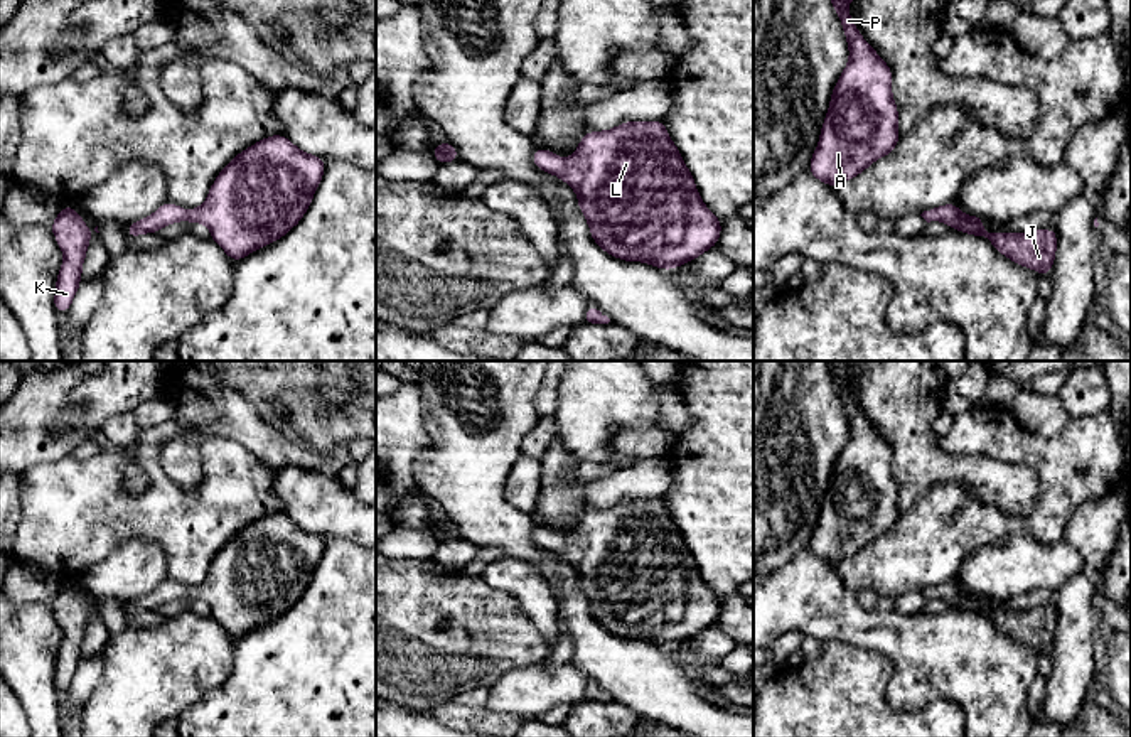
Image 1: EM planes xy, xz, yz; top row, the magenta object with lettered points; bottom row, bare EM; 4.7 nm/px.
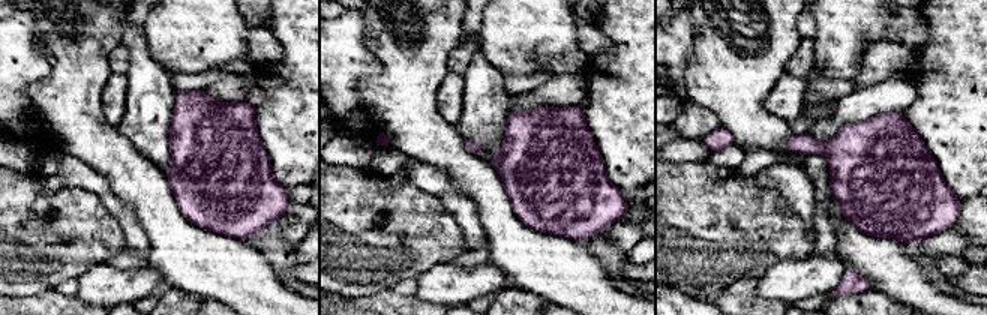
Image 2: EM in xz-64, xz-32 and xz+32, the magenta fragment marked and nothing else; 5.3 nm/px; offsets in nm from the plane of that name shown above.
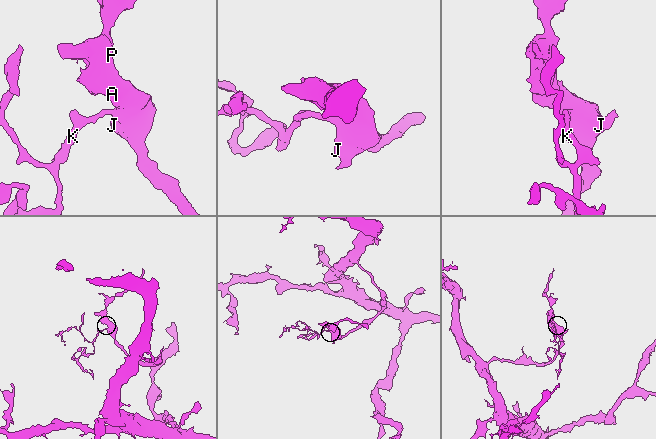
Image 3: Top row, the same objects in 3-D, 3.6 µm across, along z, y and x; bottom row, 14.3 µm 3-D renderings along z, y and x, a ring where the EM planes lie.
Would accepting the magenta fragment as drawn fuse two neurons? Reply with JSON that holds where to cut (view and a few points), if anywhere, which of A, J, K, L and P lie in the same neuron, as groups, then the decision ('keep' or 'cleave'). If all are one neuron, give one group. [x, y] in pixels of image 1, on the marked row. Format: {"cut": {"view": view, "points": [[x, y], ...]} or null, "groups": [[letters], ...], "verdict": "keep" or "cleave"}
{"cut": null, "groups": [["A", "J", "K", "L", "P"]], "verdict": "keep"}

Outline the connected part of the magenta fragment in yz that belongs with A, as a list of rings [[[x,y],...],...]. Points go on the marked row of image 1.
[[[831,0],[850,47],[848,66],[831,94],[809,172],[839,186],[890,155],[900,140],[890,66],[858,32],[848,13],[851,0]]]

